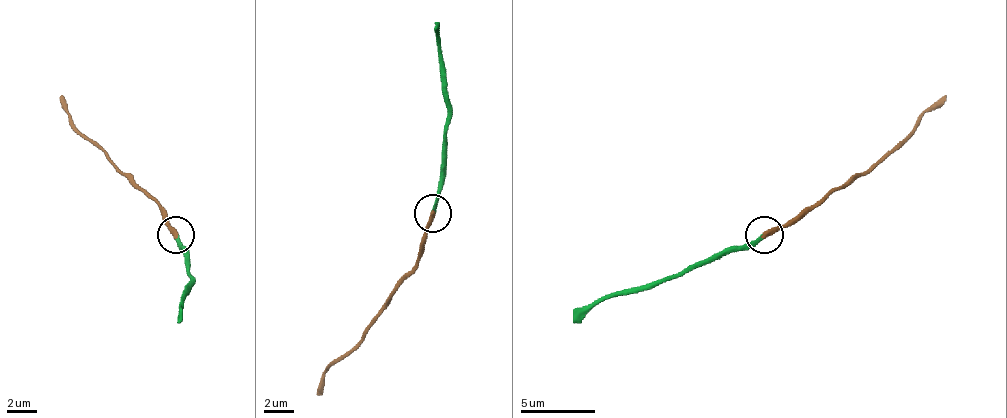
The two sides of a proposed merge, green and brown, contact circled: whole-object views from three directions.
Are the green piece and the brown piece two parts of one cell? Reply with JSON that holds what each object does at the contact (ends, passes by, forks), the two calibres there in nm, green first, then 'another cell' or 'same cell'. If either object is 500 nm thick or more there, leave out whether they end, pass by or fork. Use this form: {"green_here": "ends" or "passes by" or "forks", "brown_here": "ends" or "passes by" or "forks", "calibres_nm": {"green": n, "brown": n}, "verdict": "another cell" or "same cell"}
{"green_here": "ends", "brown_here": "ends", "calibres_nm": {"green": 200, "brown": 320}, "verdict": "same cell"}

